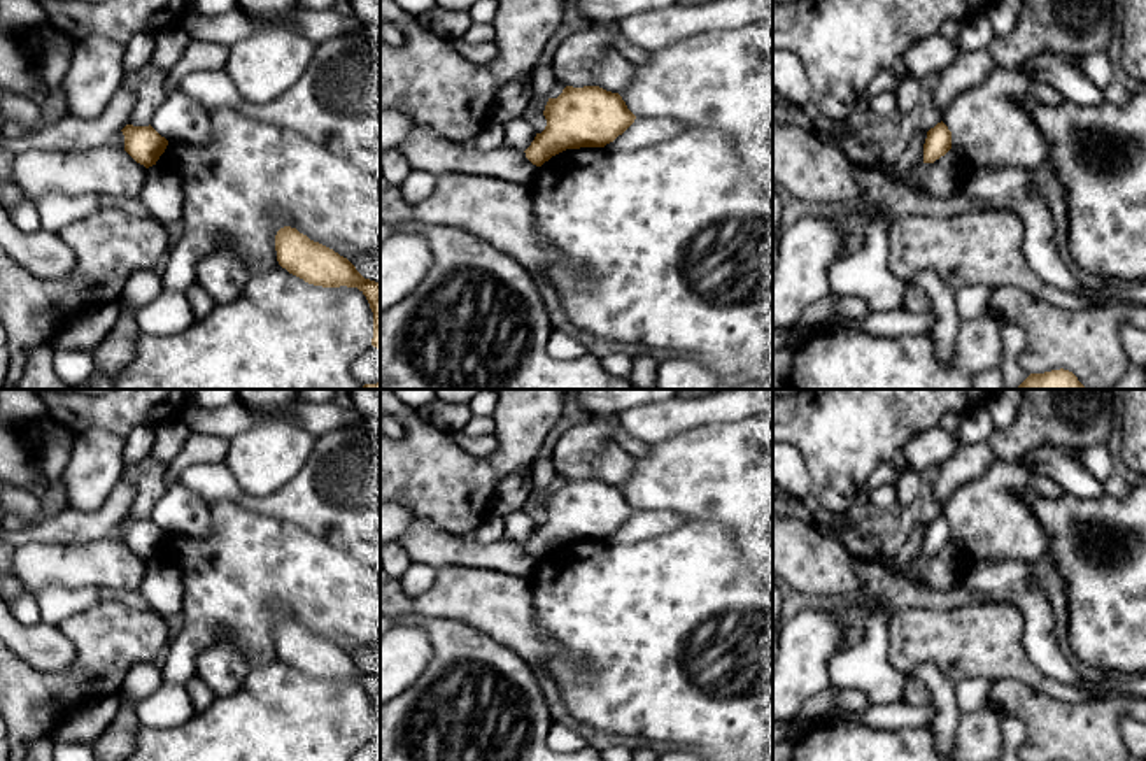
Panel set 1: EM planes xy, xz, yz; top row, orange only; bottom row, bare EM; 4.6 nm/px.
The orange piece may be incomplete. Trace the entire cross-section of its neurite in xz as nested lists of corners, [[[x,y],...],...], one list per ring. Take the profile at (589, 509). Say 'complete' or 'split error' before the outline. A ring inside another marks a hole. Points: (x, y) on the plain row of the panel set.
complete | [[[566,479],[557,491],[548,491],[543,509],[547,512],[545,523],[536,526],[531,538],[524,544],[526,551],[536,559],[541,559],[566,542],[605,540],[636,512],[619,486],[606,484],[599,479]]]

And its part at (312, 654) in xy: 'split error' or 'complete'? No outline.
complete

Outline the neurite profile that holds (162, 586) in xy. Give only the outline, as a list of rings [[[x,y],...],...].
[[[152,558],[138,591],[152,612],[170,617],[182,612],[182,580],[177,568]]]

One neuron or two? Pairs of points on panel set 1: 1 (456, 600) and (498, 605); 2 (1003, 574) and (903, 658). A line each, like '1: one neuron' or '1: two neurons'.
1: one neuron
2: two neurons

